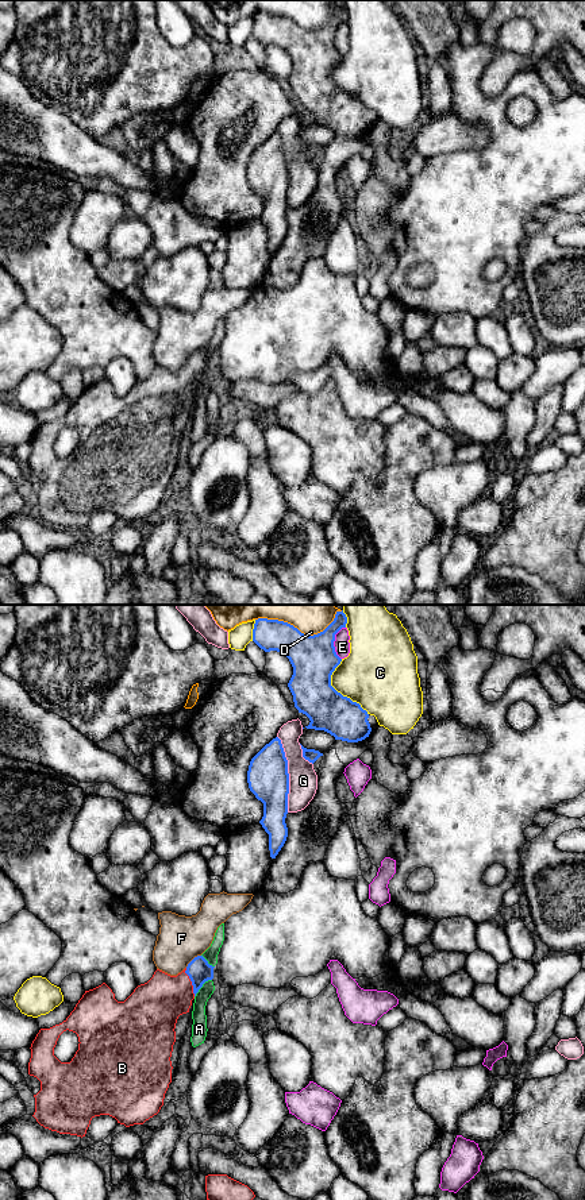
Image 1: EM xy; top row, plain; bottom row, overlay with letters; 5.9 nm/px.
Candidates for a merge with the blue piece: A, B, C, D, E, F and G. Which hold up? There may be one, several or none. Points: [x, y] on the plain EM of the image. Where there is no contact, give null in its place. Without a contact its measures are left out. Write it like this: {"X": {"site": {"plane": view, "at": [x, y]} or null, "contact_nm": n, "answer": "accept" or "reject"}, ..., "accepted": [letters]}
{"A": {"site": {"plane": "xy", "at": [201, 381]}, "contact_nm": 150, "answer": "reject"}, "B": {"site": {"plane": "xy", "at": [191, 375]}, "contact_nm": 180, "answer": "accept"}, "C": {"site": {"plane": "xy", "at": [337, 87]}, "contact_nm": 380, "answer": "reject"}, "D": {"site": {"plane": "xy", "at": [300, 27]}, "contact_nm": 500, "answer": "reject"}, "E": {"site": {"plane": "xy", "at": [333, 38]}, "contact_nm": 200, "answer": "reject"}, "F": {"site": {"plane": "xy", "at": [192, 355]}, "contact_nm": 120, "answer": "reject"}, "G": {"site": {"plane": "xy", "at": [288, 169]}, "contact_nm": 460, "answer": "reject"}, "accepted": ["B"]}

